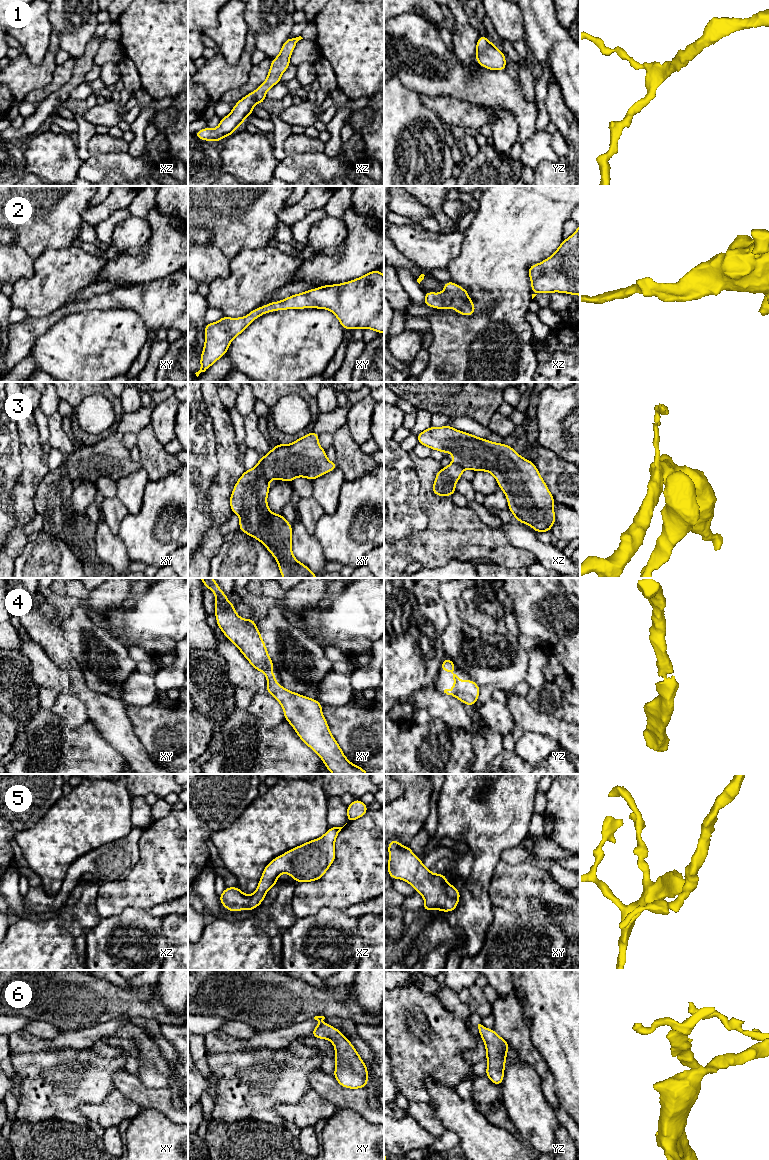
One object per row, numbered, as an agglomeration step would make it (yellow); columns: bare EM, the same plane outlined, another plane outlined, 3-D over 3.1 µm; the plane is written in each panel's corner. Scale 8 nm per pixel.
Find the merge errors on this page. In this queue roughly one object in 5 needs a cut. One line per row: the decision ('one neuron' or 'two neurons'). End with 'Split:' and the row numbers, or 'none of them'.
1: one neuron
2: one neuron
3: two neurons
4: one neuron
5: one neuron
6: one neuron
Split: 3

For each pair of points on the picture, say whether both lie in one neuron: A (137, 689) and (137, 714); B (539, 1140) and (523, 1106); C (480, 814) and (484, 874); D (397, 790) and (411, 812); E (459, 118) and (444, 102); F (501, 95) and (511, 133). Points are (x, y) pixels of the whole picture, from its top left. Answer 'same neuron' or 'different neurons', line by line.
A: different neurons
B: same neuron
C: same neuron
D: different neurons
E: same neuron
F: different neurons

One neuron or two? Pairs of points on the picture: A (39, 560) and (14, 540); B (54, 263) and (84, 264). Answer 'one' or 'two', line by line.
A: two
B: one

